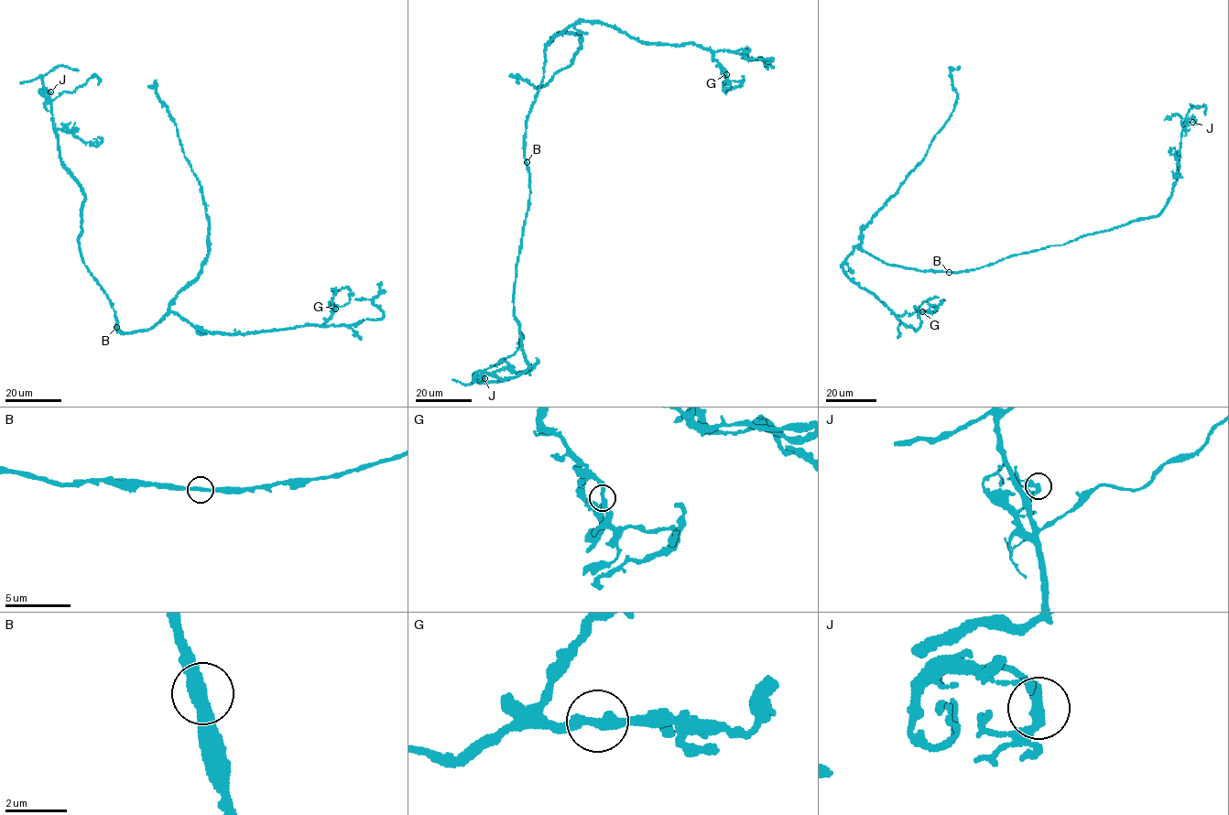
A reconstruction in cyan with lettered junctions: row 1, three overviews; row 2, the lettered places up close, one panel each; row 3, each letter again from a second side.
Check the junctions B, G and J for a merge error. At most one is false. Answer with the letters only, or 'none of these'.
none of these

